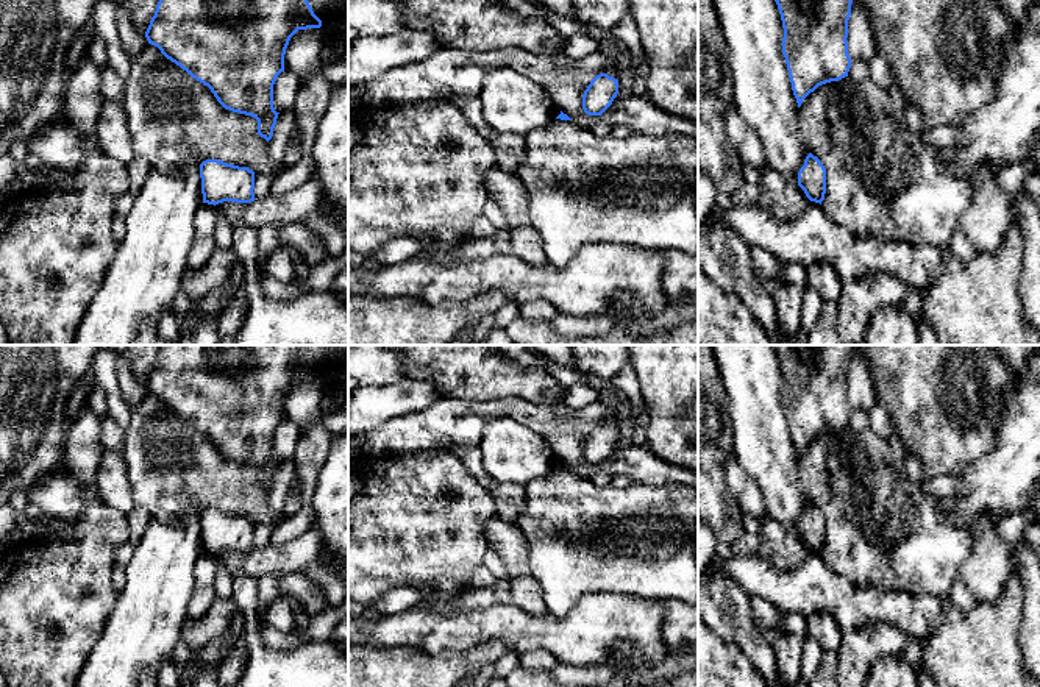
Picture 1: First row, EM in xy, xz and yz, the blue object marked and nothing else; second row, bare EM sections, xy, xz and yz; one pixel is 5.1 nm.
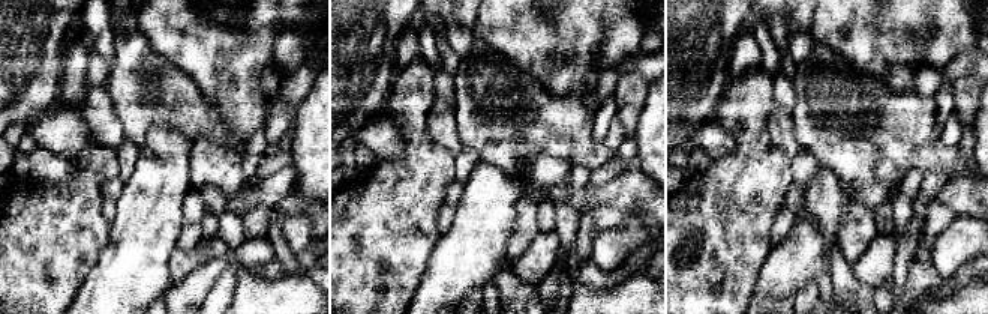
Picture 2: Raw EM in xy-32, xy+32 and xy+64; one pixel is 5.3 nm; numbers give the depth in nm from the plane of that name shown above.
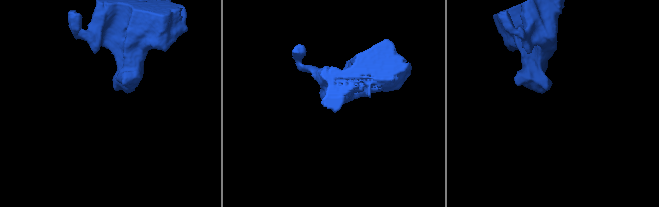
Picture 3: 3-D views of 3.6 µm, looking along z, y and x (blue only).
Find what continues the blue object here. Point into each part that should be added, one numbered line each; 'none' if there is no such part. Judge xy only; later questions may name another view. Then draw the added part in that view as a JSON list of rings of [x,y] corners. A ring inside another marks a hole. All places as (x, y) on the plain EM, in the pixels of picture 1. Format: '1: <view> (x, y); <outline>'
none

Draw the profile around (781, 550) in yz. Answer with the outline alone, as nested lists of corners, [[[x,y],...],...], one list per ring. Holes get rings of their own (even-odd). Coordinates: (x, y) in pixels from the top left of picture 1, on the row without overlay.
[[[765,517],[760,520],[757,557],[771,568],[787,573],[801,565],[810,550],[781,523]]]

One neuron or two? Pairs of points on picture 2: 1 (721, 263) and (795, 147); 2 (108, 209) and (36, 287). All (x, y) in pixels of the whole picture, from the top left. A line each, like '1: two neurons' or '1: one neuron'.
1: two neurons
2: two neurons

